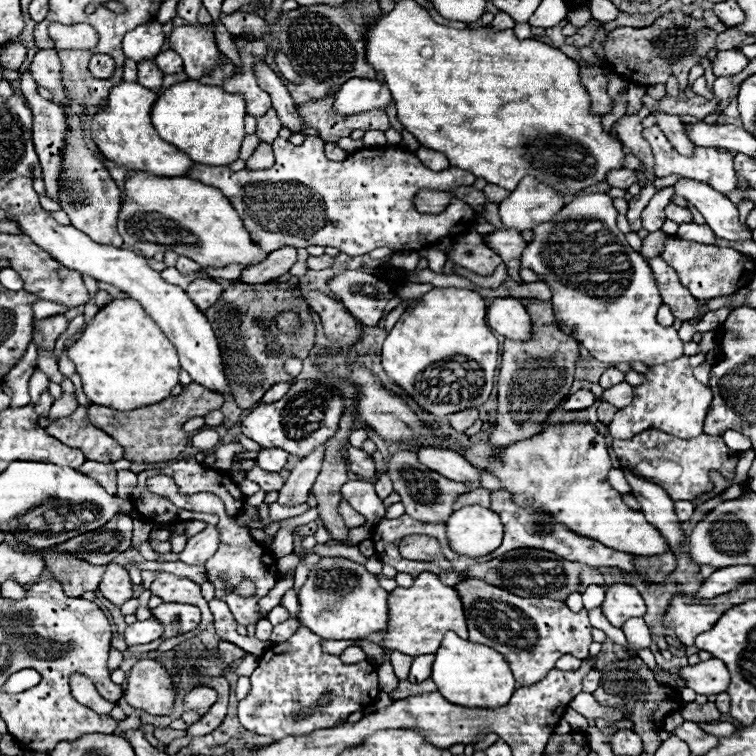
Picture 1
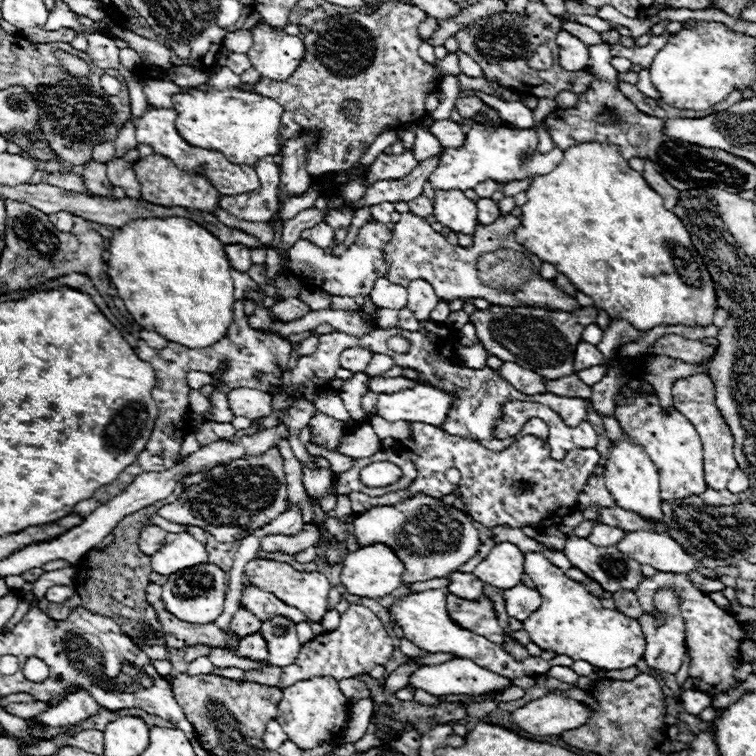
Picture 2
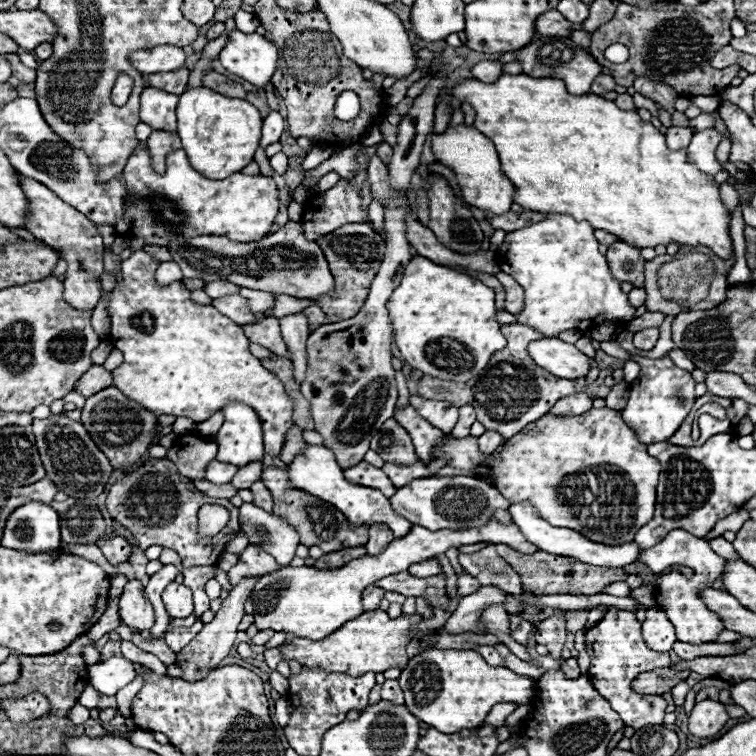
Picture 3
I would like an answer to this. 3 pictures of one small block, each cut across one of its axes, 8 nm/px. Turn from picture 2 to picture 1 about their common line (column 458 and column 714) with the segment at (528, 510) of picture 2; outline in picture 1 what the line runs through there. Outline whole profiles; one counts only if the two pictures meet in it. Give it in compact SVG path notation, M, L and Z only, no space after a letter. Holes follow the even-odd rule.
M656 428L644 430L632 436L628 442L614 440L612 448L624 468L630 468L636 476L642 476L662 486L672 500L688 500L688 502L714 490L714 482L710 480L710 470L720 472L728 482L732 482L736 476L736 464L740 460L740 454L730 450L720 436L702 434L702 440L686 442Z

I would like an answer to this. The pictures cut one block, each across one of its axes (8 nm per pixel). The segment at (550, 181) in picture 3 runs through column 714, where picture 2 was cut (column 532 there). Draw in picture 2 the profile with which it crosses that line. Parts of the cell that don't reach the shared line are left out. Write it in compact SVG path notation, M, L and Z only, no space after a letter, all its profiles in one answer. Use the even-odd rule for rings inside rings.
M586 142L586 144L576 144L572 148L568 148L564 152L564 160L558 164L558 168L554 168L550 174L546 176L536 176L534 182L530 184L530 188L526 190L528 194L528 202L522 206L522 228L518 228L516 232L516 242L522 244L526 250L530 250L532 254L536 254L542 262L550 262L554 264L554 268L564 274L582 294L590 296L594 300L594 304L598 308L602 308L604 312L610 314L610 318L620 318L626 320L628 324L632 324L636 330L648 332L656 326L676 326L676 324L686 324L686 326L710 326L714 312L718 310L718 298L716 298L716 290L714 290L714 280L702 260L702 256L698 254L698 250L692 246L690 242L690 234L686 230L686 226L682 224L682 220L678 220L678 216L670 210L664 208L664 202L660 198L660 194L656 194L646 180L642 178L640 172L632 170L628 166L628 162L620 156L618 148L608 146L608 144L600 144L600 142Z

